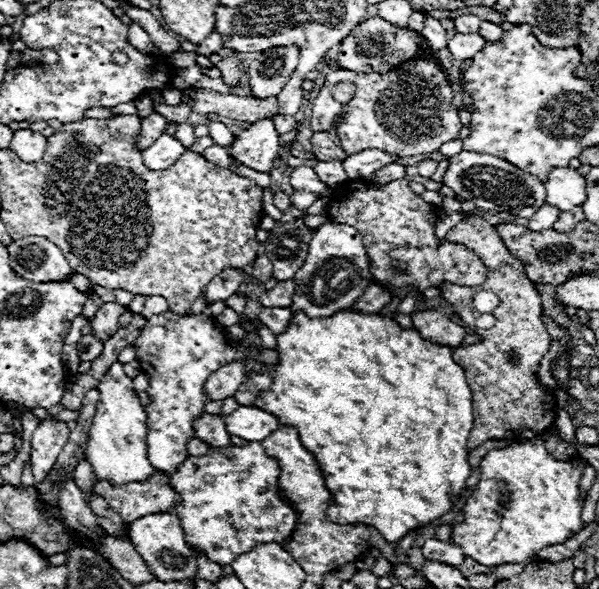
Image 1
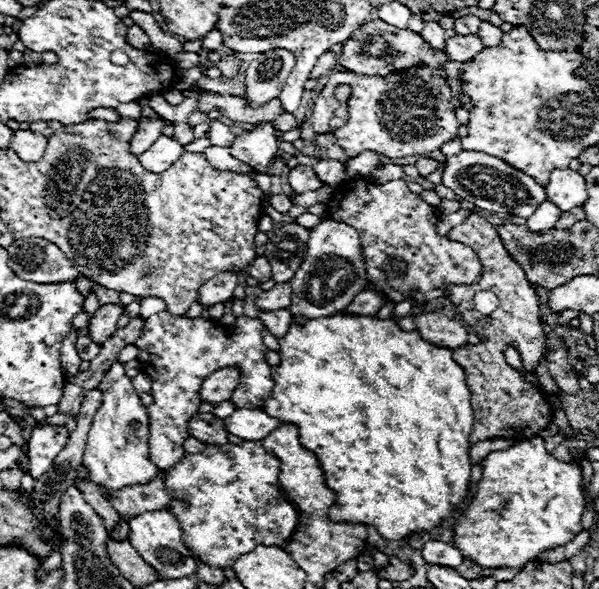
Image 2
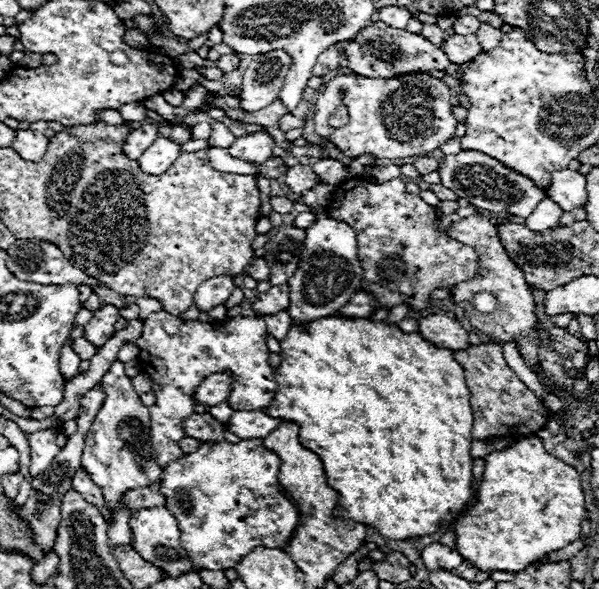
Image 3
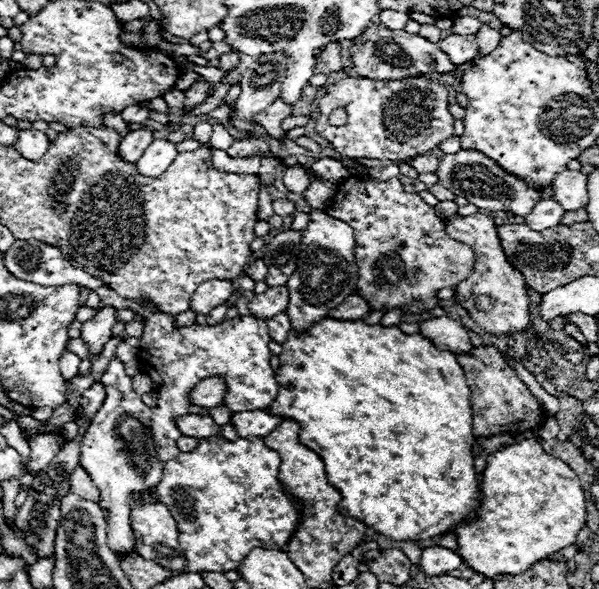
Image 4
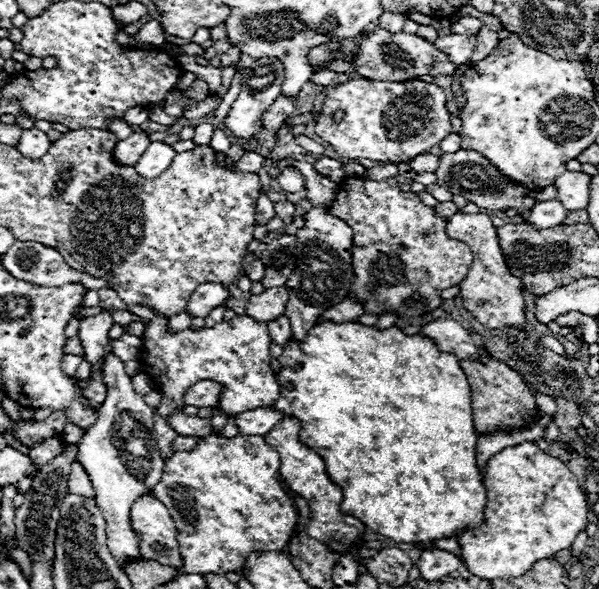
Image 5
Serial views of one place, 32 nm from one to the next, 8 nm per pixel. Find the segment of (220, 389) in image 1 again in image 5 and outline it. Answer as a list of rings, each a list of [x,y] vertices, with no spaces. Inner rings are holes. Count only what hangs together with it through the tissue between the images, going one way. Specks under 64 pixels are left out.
[[[202,380],[186,390],[184,404],[198,406],[198,408],[204,408],[204,406],[214,408],[218,404],[218,396],[220,396],[220,384],[216,384],[212,380]]]

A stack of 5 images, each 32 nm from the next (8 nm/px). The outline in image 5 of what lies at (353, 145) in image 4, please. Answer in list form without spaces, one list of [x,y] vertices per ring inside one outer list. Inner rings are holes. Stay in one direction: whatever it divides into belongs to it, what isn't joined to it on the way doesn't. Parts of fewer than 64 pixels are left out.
[[[350,80],[334,86],[334,90],[328,94],[328,98],[322,104],[320,116],[316,118],[314,126],[316,134],[324,138],[336,154],[342,158],[358,160],[358,158],[368,158],[368,160],[378,160],[378,162],[410,162],[418,154],[428,152],[434,144],[438,144],[448,132],[452,132],[450,124],[450,112],[446,110],[446,96],[444,90],[426,84],[420,80],[406,80],[406,82],[380,82],[380,80]],[[336,110],[344,112],[342,122],[334,122],[332,114]]]

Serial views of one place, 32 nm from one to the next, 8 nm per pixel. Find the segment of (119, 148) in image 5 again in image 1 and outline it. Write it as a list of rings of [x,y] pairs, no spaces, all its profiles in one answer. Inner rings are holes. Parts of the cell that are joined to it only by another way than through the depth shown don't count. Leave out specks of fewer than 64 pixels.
[[[152,114],[152,116],[148,116],[148,118],[142,118],[142,126],[140,126],[140,134],[138,134],[138,138],[136,138],[136,148],[142,152],[142,150],[146,150],[164,130],[166,130],[166,126],[168,126],[168,120],[164,118],[164,116],[160,116],[160,114]]]

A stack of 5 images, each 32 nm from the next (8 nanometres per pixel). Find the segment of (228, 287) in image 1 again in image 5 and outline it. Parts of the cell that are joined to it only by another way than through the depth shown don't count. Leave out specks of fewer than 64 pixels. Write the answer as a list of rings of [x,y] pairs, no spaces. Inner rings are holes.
[[[214,282],[200,284],[194,290],[194,296],[190,296],[190,308],[186,308],[186,312],[192,318],[206,318],[210,310],[220,306],[228,296],[230,294],[222,284],[214,284]]]

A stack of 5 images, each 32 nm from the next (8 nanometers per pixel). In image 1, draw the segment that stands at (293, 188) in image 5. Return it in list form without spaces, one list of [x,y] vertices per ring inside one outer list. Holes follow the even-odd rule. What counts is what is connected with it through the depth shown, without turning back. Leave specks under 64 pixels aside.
[[[298,166],[290,172],[290,184],[294,190],[306,190],[306,192],[324,192],[326,184],[318,180],[314,170],[310,166]]]

